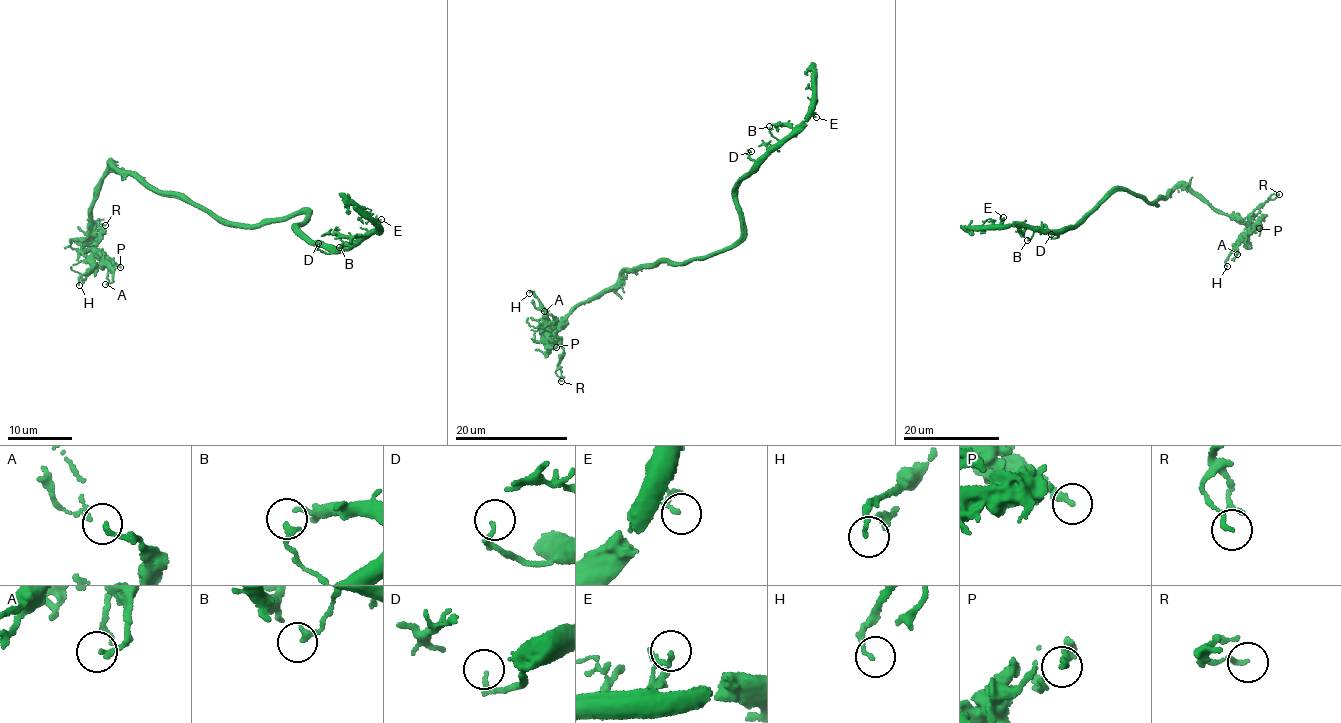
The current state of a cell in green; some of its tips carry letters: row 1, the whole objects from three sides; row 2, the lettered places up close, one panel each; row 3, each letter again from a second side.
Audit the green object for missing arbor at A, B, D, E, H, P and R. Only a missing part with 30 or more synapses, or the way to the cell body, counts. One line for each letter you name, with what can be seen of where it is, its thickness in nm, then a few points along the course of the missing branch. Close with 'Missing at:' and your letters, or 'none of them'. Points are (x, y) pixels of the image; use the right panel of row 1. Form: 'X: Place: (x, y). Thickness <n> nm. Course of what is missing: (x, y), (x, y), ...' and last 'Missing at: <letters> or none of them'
Missing at: none of them

